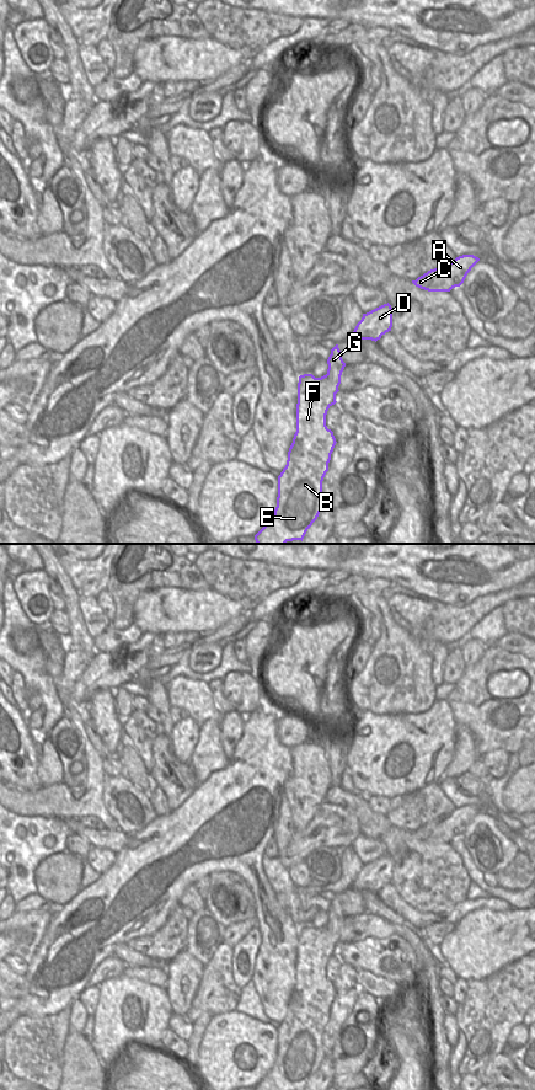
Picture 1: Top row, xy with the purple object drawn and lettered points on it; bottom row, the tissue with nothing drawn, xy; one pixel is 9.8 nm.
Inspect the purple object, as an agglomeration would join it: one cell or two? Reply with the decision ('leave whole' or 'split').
leave whole

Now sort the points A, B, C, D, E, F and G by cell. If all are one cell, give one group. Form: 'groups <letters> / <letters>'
groups A B C D E F G

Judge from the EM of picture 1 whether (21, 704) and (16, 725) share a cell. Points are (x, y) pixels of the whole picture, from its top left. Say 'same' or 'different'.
different

